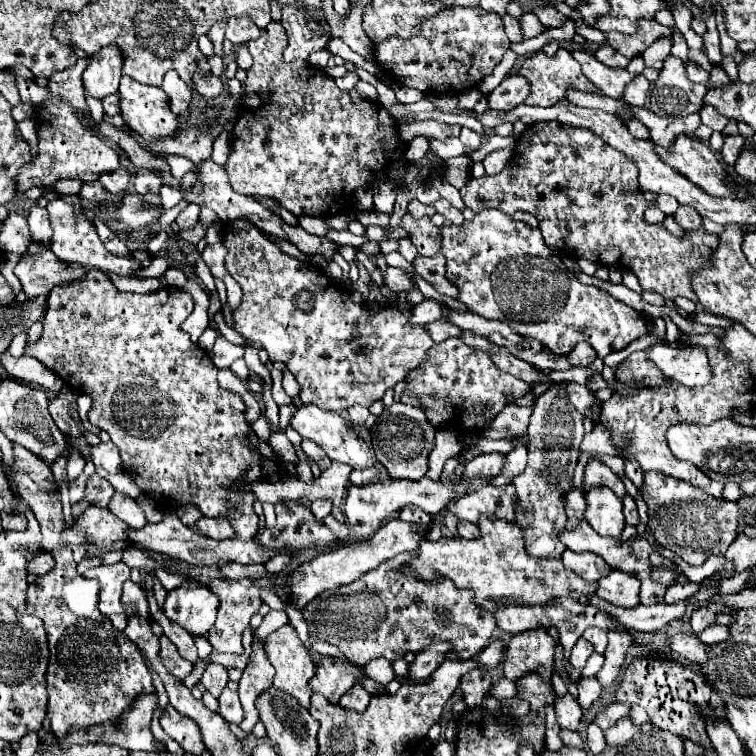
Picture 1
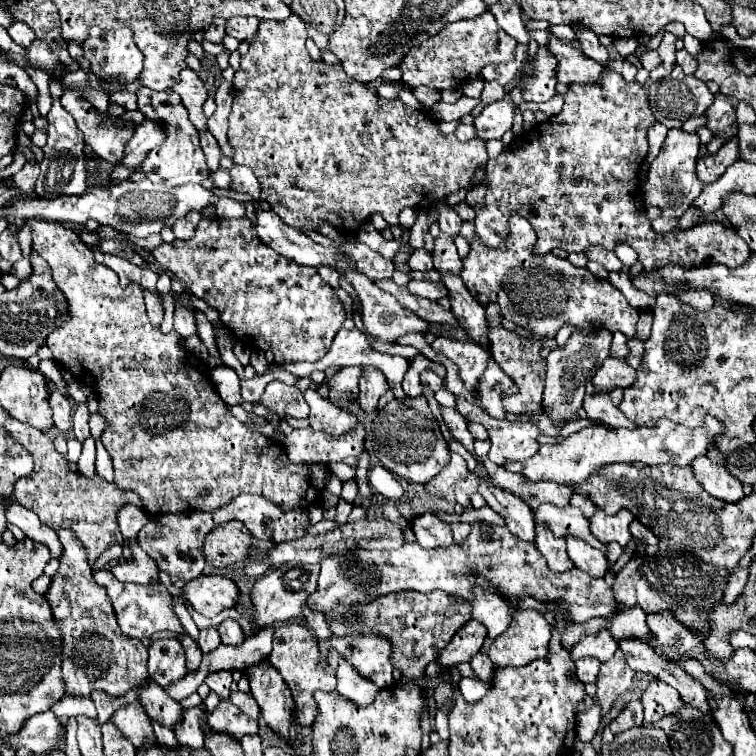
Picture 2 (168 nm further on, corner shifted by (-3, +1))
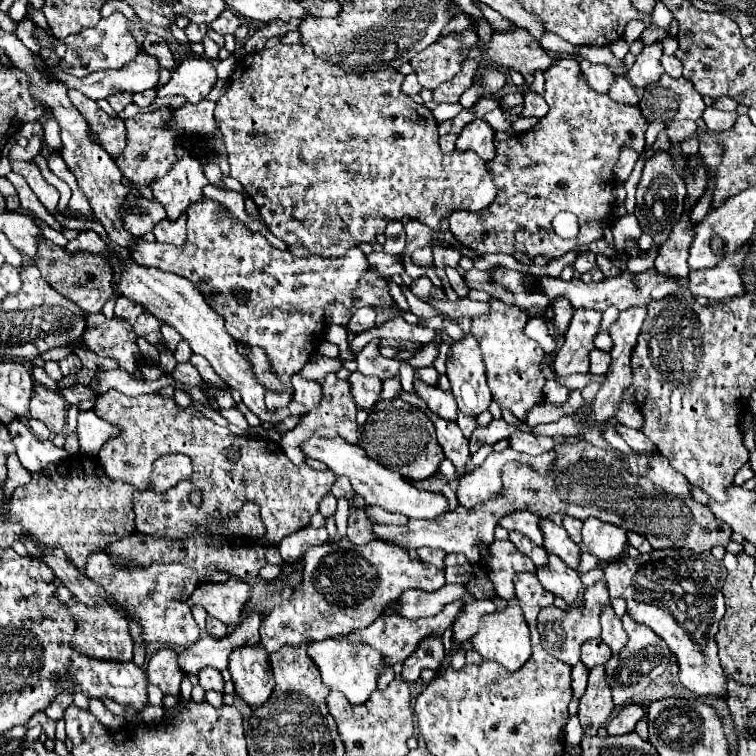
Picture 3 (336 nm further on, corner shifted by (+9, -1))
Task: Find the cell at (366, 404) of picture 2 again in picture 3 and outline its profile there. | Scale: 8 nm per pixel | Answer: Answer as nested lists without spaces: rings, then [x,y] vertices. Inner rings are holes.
[[[354,371],[350,375],[350,383],[352,383],[352,395],[356,397],[358,407],[362,409],[374,407],[382,391],[382,381],[378,377],[366,377],[360,371]]]

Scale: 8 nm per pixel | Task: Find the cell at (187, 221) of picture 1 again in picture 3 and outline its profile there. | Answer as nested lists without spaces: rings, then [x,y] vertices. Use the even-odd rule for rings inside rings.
[[[182,215],[178,221],[168,221],[168,219],[160,221],[152,233],[160,243],[172,243],[180,247],[180,243],[184,243],[186,239],[186,215]]]

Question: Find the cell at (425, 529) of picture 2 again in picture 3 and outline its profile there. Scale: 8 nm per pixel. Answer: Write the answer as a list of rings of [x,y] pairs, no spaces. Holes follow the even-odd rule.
[[[422,547],[420,551],[418,551],[418,555],[420,555],[420,559],[422,561],[426,561],[426,563],[430,563],[430,565],[434,565],[434,567],[438,567],[438,569],[444,569],[444,557],[446,557],[446,553],[444,551],[434,551],[434,549],[428,549],[428,547]]]

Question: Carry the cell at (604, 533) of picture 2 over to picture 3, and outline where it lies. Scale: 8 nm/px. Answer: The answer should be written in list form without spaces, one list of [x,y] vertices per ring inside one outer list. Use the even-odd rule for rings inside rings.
[[[594,517],[584,521],[582,539],[582,547],[600,561],[614,561],[616,557],[620,557],[628,541],[624,529],[598,521]]]

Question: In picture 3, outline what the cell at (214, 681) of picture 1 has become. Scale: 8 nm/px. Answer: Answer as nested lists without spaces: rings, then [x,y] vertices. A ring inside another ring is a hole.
[[[200,669],[198,679],[200,679],[200,685],[202,685],[206,691],[210,691],[210,689],[214,689],[214,691],[218,691],[218,693],[224,691],[224,679],[222,679],[220,671],[216,671],[216,669]]]

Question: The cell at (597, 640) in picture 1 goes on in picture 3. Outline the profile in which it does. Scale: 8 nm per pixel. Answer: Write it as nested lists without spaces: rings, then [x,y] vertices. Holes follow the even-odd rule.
[[[590,639],[582,645],[582,663],[592,669],[596,665],[604,665],[612,657],[610,647],[602,639]]]

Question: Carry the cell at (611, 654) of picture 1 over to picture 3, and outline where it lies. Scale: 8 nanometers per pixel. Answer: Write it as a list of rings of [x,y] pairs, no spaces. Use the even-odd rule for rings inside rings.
[[[598,665],[588,675],[586,693],[578,705],[578,719],[584,727],[586,735],[596,735],[600,727],[604,727],[614,711],[612,703],[612,689],[606,683],[604,667]]]

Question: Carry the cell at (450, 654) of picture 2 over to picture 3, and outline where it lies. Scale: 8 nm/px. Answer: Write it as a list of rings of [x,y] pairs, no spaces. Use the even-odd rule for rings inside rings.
[[[482,599],[482,601],[472,601],[472,605],[466,605],[462,609],[462,613],[458,615],[452,631],[454,631],[454,641],[456,643],[466,643],[472,635],[476,635],[478,631],[478,623],[480,623],[480,617],[484,613],[492,613],[496,611],[496,605],[494,601],[490,599]]]

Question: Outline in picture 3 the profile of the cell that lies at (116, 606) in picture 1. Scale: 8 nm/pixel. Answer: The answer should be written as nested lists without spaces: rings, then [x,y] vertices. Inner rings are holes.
[[[100,549],[88,557],[84,573],[98,585],[102,585],[108,593],[112,593],[120,605],[140,619],[142,635],[148,643],[158,645],[176,645],[188,647],[198,641],[200,629],[192,617],[188,607],[188,597],[194,593],[196,585],[200,585],[200,577],[188,565],[172,563],[172,565],[158,565],[152,563],[150,567],[116,567],[108,549]]]

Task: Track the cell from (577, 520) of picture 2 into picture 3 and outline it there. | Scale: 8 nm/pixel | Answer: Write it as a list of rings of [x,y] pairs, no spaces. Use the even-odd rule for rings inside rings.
[[[516,511],[498,521],[500,527],[506,531],[520,531],[526,535],[532,543],[542,545],[542,531],[540,531],[540,515],[530,513],[530,511]]]

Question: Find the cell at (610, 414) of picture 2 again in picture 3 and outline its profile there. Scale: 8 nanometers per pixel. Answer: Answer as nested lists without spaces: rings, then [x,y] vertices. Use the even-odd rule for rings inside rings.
[[[618,425],[616,427],[618,433],[622,435],[622,439],[636,451],[636,453],[658,453],[658,449],[652,445],[652,441],[648,441],[648,437],[644,437],[644,433],[630,429],[626,425]]]

